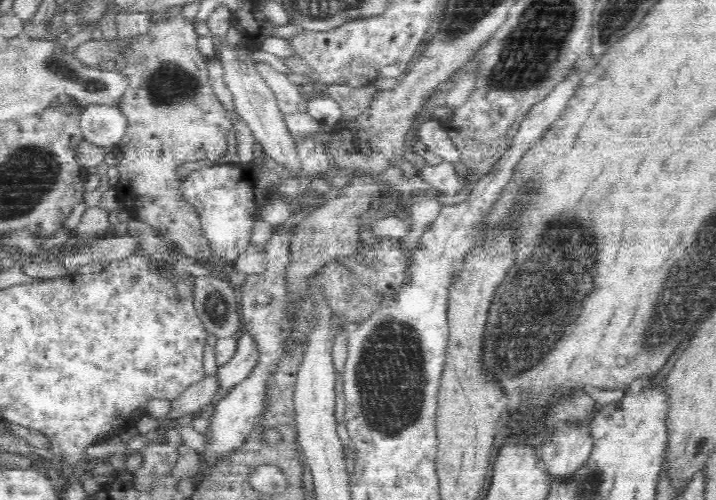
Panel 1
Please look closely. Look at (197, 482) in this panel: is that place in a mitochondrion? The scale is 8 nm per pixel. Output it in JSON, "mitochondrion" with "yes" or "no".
{"mitochondrion":"no"}

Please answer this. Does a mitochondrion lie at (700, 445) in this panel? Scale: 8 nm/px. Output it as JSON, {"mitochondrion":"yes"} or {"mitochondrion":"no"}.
{"mitochondrion":"no"}

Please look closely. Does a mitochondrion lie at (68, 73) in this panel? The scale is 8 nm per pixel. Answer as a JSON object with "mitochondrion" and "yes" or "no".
{"mitochondrion":"yes"}

